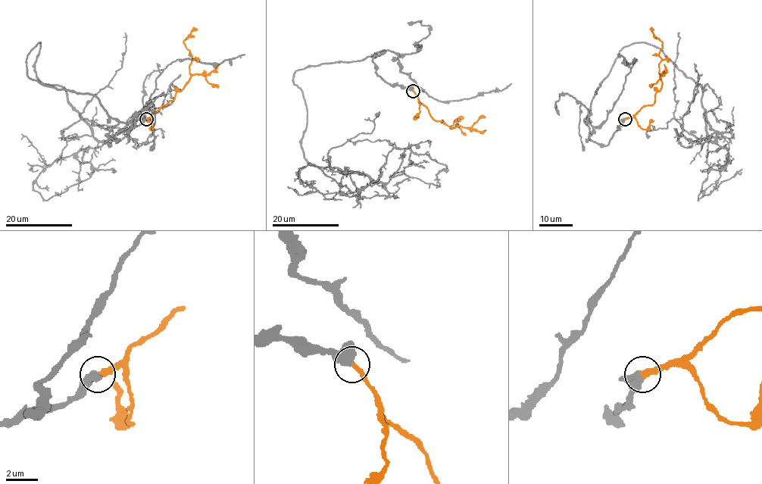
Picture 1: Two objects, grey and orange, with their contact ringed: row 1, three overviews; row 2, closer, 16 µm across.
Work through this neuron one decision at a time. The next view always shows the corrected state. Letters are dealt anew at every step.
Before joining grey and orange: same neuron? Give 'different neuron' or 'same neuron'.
same neuron

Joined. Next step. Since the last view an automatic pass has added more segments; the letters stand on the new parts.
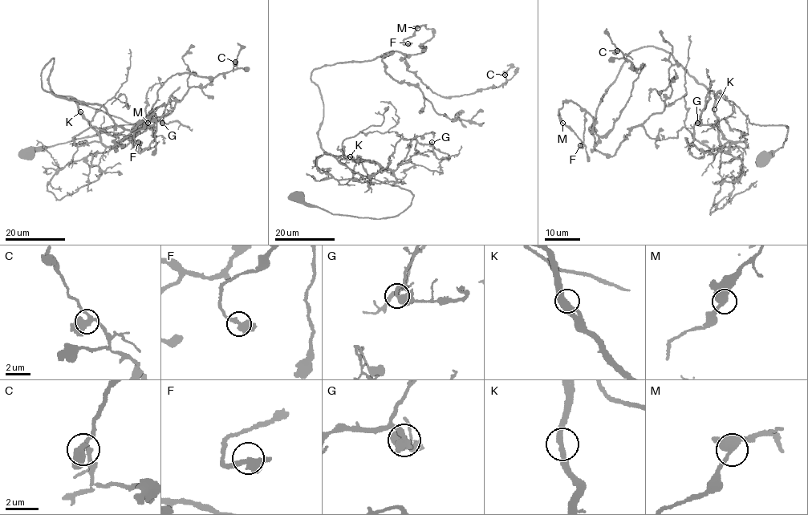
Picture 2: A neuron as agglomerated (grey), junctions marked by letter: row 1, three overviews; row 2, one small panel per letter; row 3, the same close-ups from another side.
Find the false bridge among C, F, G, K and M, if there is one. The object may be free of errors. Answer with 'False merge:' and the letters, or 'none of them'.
False merge: none of them

